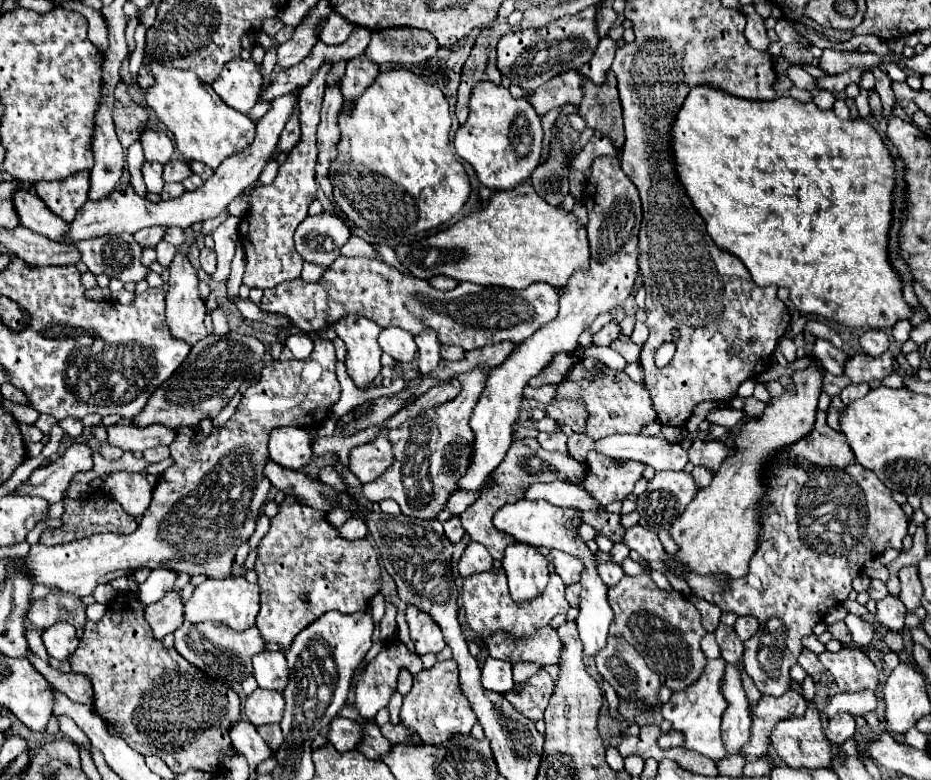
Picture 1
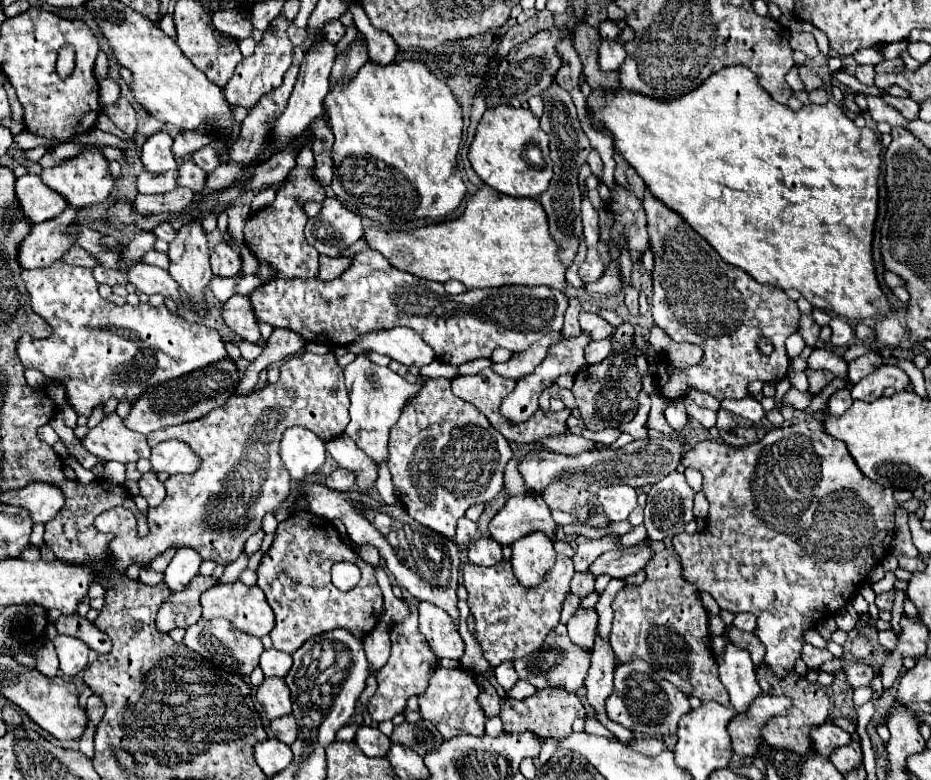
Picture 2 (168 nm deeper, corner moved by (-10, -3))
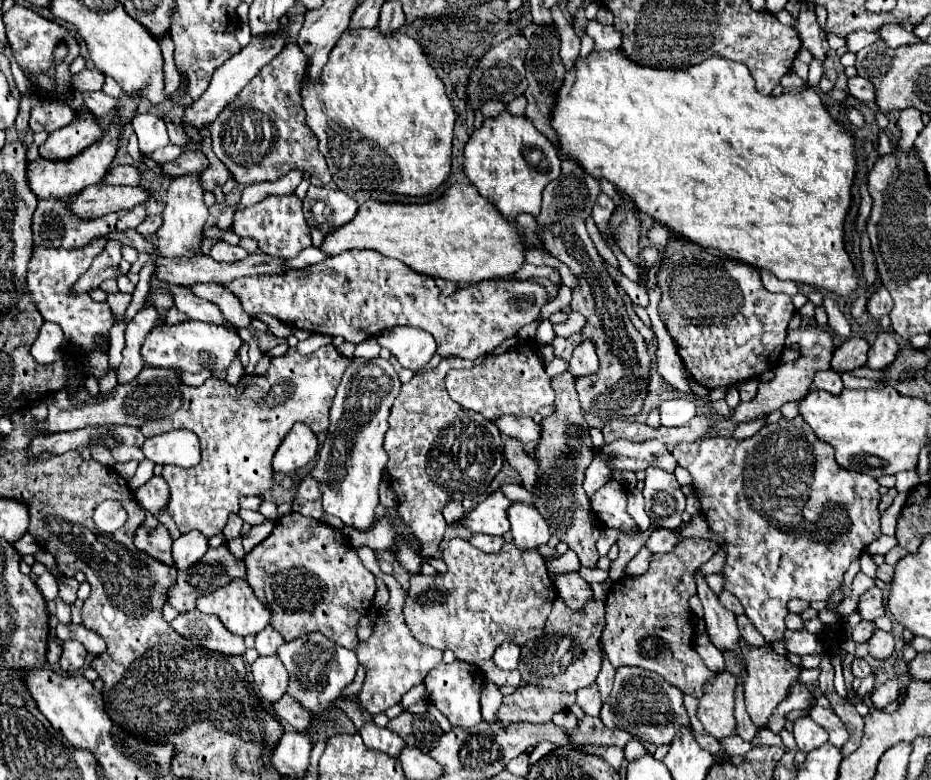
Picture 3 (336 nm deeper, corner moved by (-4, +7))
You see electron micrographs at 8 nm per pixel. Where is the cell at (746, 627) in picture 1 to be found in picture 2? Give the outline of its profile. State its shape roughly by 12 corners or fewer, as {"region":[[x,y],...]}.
{"region":[[737,614],[735,628],[755,632],[753,614]]}

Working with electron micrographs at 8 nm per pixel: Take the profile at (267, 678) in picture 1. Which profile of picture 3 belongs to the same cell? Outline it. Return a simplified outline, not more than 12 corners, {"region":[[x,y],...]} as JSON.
{"region":[[267,626],[255,636],[261,656],[275,654],[283,642],[275,628]]}

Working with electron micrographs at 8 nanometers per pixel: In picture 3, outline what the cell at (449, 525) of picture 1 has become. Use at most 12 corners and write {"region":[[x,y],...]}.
{"region":[[449,502],[443,508],[443,518],[453,524],[465,516],[461,502]]}

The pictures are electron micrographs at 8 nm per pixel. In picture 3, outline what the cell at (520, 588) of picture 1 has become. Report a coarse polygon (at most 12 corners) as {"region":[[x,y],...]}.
{"region":[[513,502],[507,518],[517,548],[539,548],[549,526],[533,504]]}

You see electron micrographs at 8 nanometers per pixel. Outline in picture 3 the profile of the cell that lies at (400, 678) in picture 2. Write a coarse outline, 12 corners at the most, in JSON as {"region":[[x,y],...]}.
{"region":[[391,574],[389,602],[357,648],[371,714],[425,680],[443,652],[417,642],[403,618],[405,590]]}

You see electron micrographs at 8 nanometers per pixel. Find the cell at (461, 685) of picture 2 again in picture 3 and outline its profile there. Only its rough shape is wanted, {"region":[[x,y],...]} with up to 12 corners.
{"region":[[441,662],[425,678],[429,700],[453,726],[483,722],[483,672]]}

